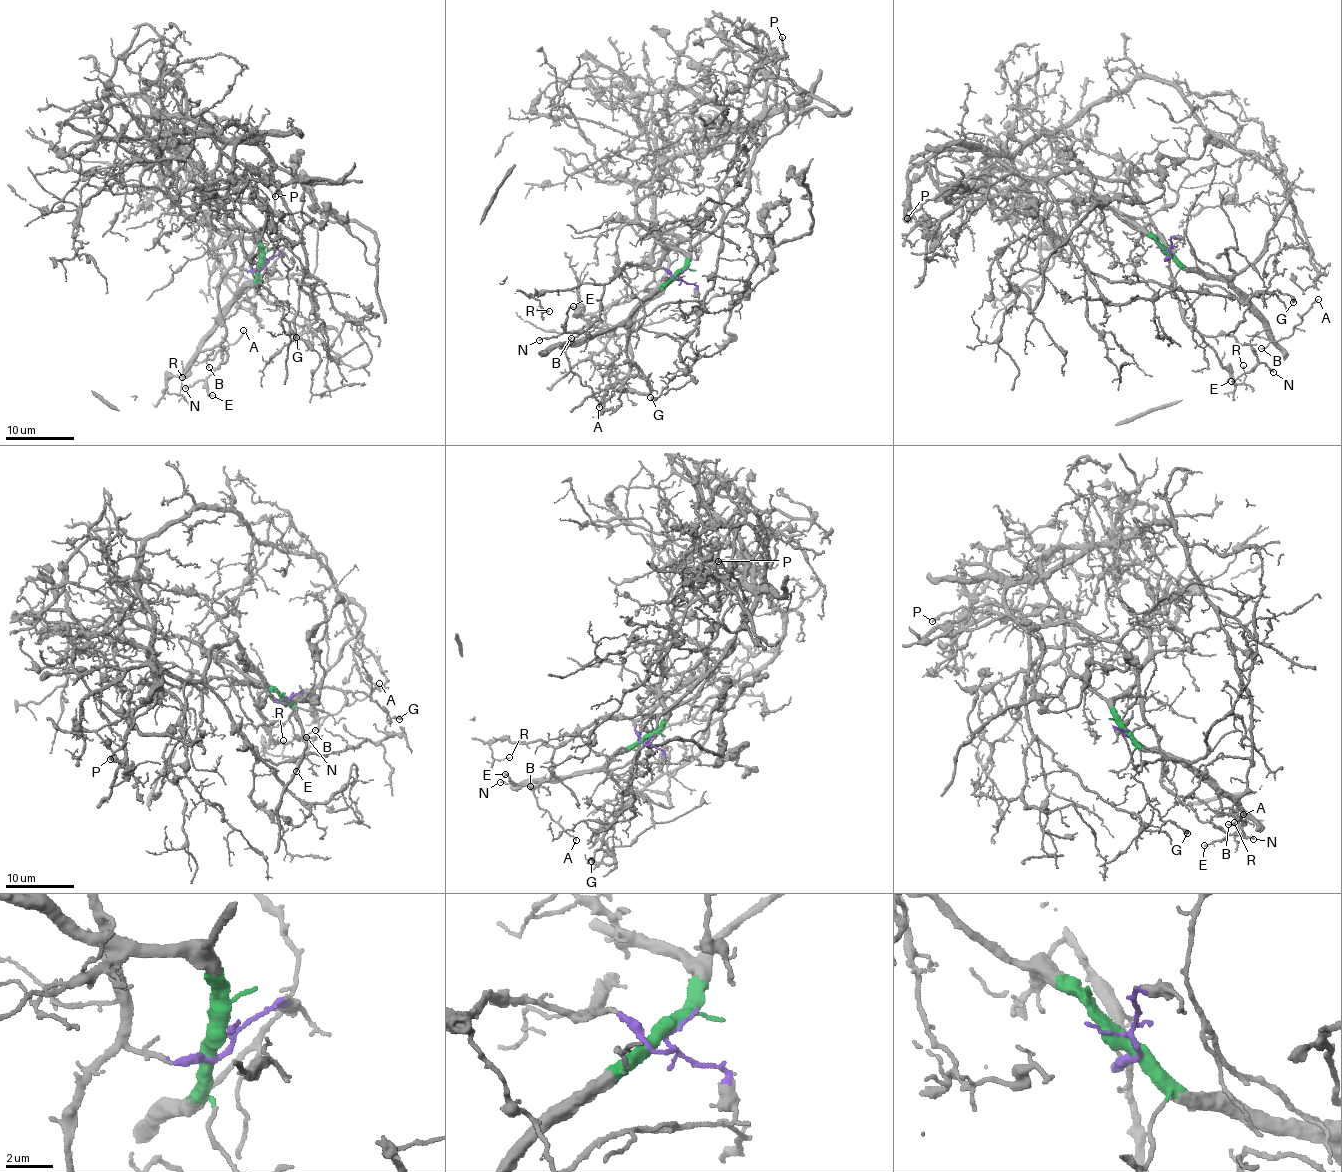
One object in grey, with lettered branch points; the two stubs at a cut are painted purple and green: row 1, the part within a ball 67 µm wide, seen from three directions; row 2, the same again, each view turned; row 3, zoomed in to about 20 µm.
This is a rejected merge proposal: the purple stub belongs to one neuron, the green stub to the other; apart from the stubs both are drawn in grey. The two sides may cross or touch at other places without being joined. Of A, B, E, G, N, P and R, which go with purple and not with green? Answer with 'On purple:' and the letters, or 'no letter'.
On purple: E, N, R

